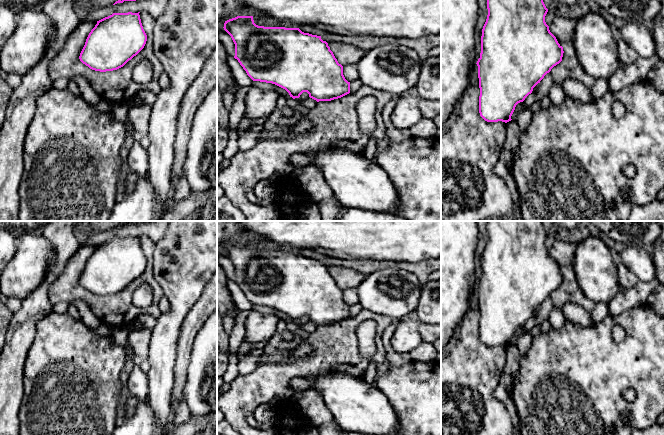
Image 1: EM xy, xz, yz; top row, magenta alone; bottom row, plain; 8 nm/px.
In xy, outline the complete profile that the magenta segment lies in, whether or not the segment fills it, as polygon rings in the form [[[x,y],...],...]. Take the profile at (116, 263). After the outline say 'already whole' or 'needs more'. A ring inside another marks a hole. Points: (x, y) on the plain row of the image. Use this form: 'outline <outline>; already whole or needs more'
outline [[[113,237],[97,245],[80,277],[80,285],[100,296],[123,291],[147,265],[139,237]]]; already whole

